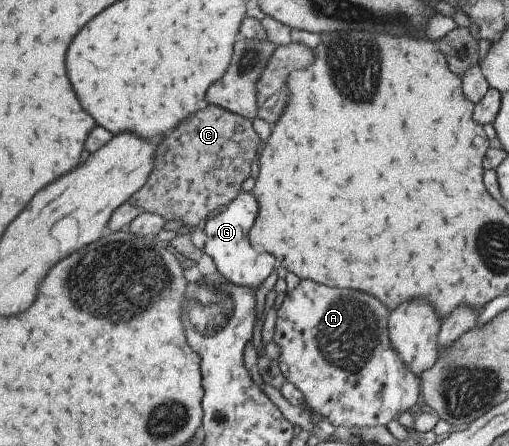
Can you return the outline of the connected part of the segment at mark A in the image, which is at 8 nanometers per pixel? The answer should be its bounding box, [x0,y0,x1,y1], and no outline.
[273,279,419,427]

